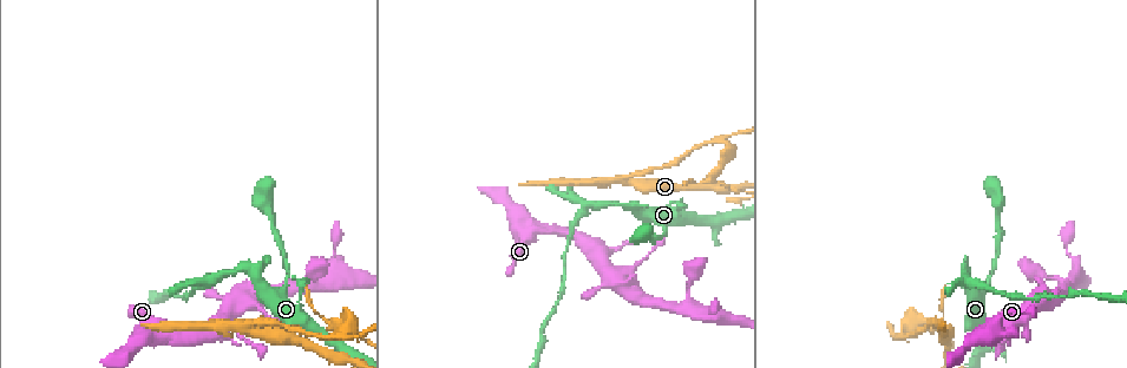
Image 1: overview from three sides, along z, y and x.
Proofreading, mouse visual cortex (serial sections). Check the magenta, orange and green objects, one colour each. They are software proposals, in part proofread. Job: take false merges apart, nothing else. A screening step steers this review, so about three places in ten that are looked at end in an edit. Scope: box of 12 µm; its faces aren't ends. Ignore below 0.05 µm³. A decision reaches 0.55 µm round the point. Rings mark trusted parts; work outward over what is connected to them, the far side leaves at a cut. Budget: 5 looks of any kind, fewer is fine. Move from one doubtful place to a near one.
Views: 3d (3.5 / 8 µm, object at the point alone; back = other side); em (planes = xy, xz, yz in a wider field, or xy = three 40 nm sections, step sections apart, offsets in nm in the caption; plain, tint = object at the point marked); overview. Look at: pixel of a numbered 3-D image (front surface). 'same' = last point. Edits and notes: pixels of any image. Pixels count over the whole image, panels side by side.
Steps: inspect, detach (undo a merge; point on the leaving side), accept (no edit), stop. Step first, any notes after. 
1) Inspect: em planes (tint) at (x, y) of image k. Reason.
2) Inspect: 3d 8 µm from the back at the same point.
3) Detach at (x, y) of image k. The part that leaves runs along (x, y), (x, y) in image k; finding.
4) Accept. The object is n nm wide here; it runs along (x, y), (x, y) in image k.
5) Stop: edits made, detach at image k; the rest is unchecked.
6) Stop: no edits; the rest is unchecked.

Inspect: 3d 3.5 µm at (247, 330) of image 1. Three-way junction.

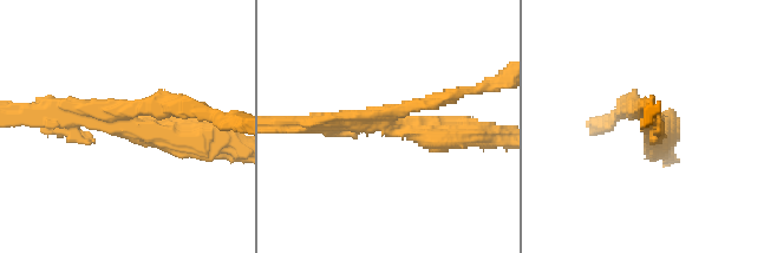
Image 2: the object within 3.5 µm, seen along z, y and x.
Inspect: em xy step 3 (tint) at (125, 120) of image 2. 3 arms meet here; the arms are 200, 200, 400 nm wide.

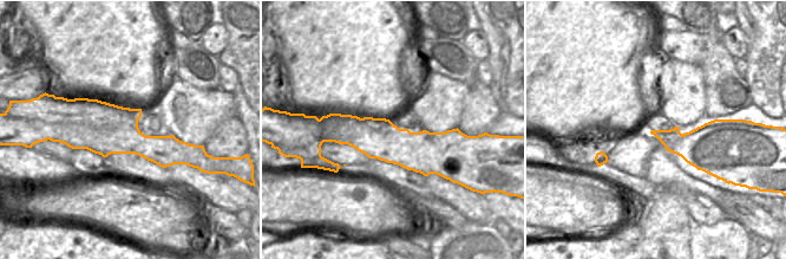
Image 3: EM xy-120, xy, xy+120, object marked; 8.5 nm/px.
Detach at (428, 103) of image 2. A second cell is stuck on.

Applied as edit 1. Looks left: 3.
Inspect: overview. Redraw.

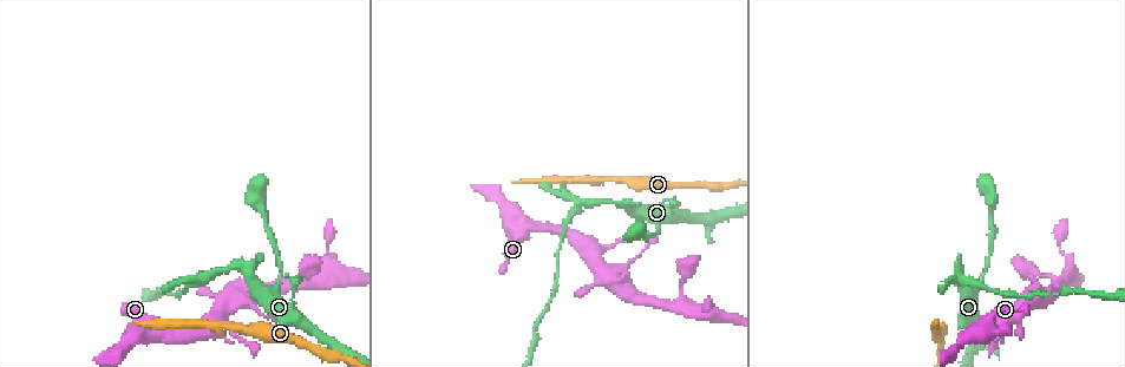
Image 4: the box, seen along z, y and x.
Inspect: 3d 3.5 µm at (250, 273) of image 4. Sudden change in width.

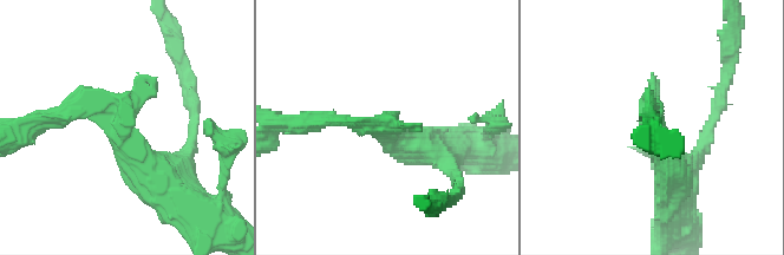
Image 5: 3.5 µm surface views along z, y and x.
Inspect: em xy step 3 (tint) at (120, 124) of image 5. Shape alone is not enough.

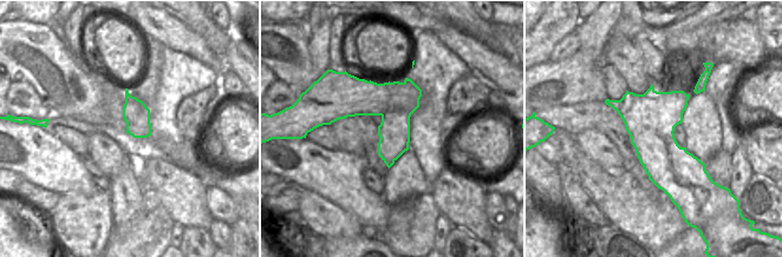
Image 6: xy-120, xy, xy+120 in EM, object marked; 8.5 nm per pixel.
Detach at (378, 128) of image 5. The part that leaves runs along (390, 133), (386, 124), (302, 124) in image 5; two cells meet here.

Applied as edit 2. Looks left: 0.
Stop: edits made, detach at image 2, detach at image 5; the rest is unchecked.

